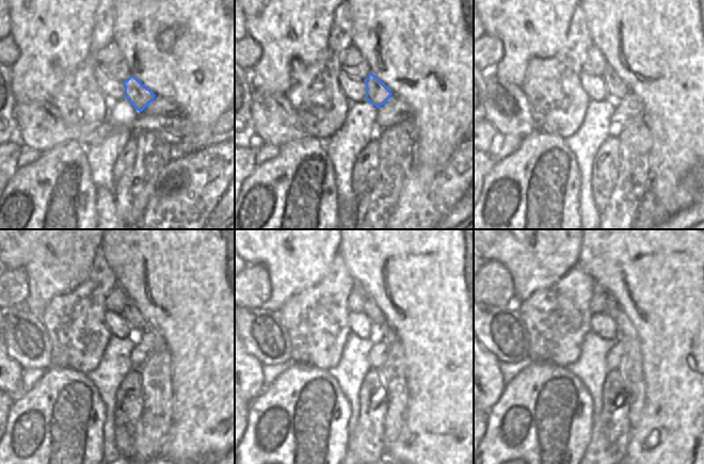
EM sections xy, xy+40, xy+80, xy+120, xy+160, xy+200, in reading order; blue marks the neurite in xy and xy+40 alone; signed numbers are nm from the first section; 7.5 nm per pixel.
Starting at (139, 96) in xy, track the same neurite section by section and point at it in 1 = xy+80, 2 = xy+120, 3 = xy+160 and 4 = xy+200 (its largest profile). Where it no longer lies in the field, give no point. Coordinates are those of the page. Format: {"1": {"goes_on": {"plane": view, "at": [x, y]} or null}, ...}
{"1": {"goes_on": {"plane": "xy+80", "at": [617, 90]}}, "2": {"goes_on": {"plane": "xy+120", "at": [137, 322]}}, "3": {"goes_on": {"plane": "xy+160", "at": [371, 310]}}, "4": {"goes_on": {"plane": "xy+200", "at": [611, 307]}}}

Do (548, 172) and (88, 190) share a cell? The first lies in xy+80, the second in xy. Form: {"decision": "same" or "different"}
{"decision": "same"}

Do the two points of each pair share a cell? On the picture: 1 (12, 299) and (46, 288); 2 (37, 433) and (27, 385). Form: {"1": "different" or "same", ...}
{"1": "different", "2": "different"}

